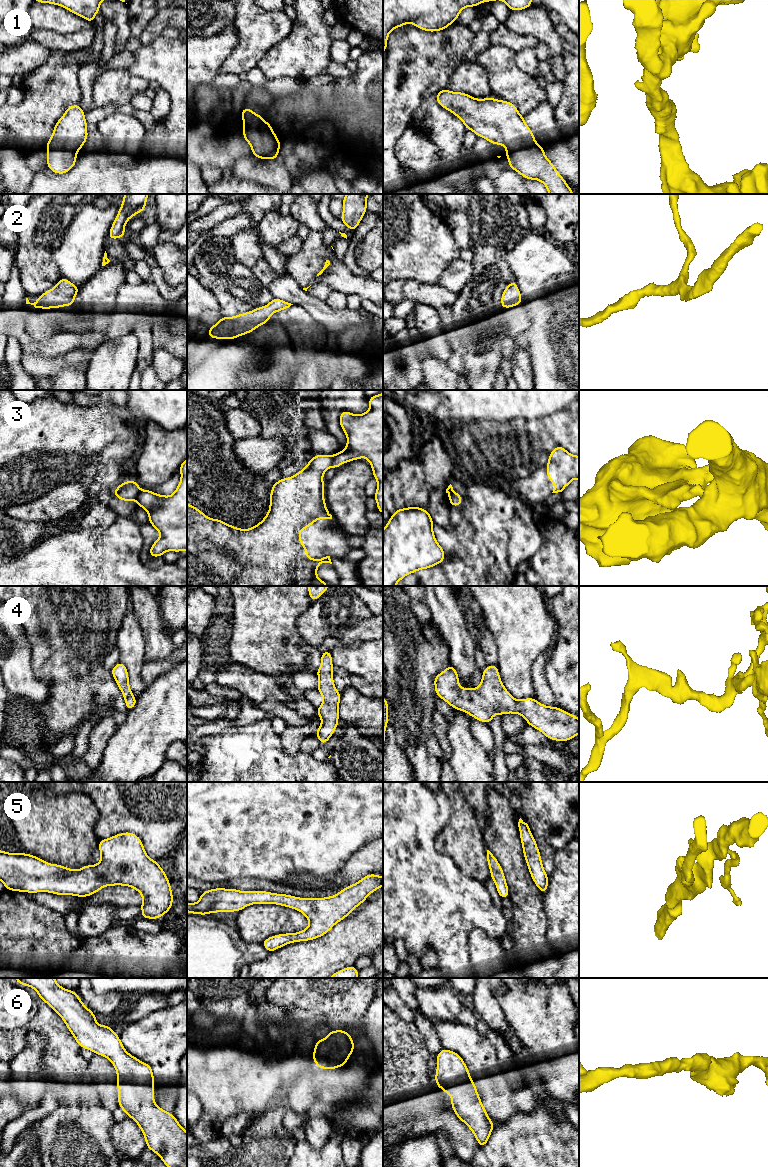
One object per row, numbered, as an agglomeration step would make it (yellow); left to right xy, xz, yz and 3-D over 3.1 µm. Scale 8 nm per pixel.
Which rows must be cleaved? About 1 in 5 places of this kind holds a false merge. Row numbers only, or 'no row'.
3

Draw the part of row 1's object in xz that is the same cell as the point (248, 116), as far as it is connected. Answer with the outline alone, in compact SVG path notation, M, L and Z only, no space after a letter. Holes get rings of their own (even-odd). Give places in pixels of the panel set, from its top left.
M243 108L240 115L244 124L243 138L249 143L252 155L258 159L276 160L281 143L272 126L250 108Z

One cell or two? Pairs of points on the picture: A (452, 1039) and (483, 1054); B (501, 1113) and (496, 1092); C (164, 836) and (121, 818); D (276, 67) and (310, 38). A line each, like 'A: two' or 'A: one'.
A: one
B: one
C: one
D: one

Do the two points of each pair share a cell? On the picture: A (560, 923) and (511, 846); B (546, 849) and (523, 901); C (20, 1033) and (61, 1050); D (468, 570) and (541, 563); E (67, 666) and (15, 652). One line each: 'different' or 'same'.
A: different
B: different
C: same
D: different
E: different

